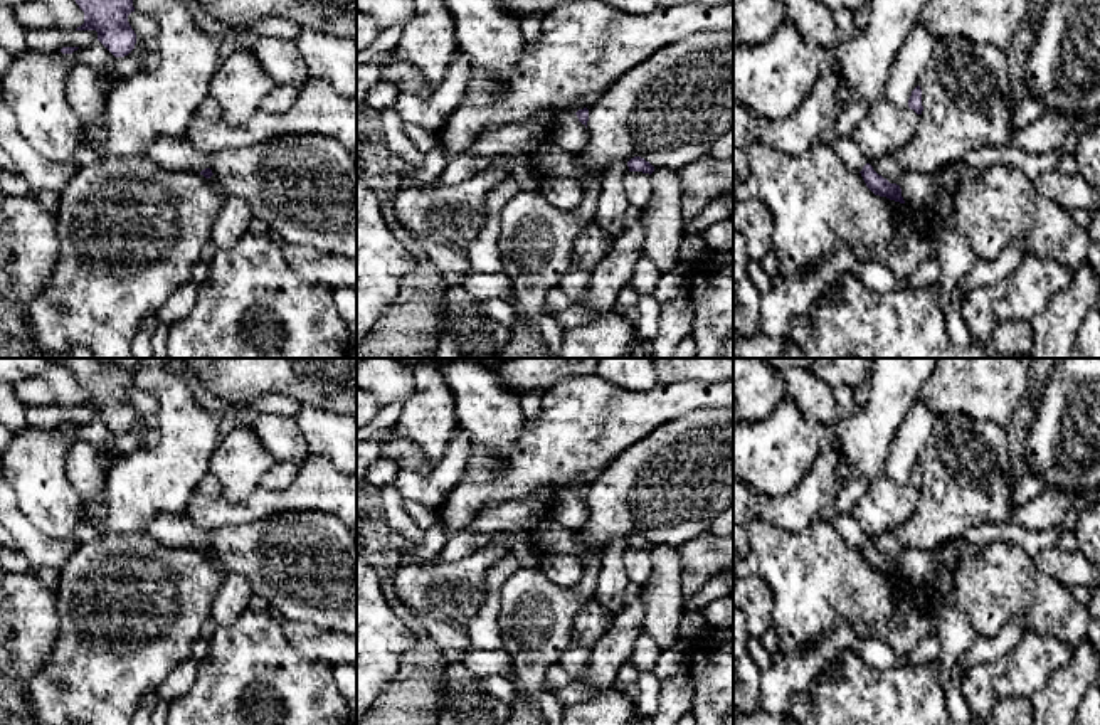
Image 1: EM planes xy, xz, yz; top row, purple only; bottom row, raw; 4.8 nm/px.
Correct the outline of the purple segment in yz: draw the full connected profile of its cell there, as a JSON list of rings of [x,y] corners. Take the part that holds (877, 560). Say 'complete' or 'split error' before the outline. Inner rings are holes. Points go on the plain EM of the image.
complete | [[[866,540],[859,550],[861,550],[866,564],[875,572],[886,574],[890,577],[905,580],[905,577],[902,574],[900,562],[890,560],[886,555],[883,555],[881,552],[878,552],[870,540]]]

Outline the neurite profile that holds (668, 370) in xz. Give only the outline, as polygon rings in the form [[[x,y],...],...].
[[[654,358],[658,384],[733,380],[733,358]]]

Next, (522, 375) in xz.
[[[508,358],[488,365],[518,397],[531,390],[548,390],[574,375],[592,375],[599,358]]]

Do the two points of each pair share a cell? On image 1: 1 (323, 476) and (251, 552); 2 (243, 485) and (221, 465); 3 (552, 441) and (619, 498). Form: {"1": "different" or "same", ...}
{"1": "different", "2": "same", "3": "different"}

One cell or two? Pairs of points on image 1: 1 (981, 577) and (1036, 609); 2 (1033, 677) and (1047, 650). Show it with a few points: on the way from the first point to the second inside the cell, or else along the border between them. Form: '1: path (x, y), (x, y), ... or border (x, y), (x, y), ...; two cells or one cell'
1: path (994, 584), (1011, 584), (1023, 596); one cell
2: path (1033, 670), (1033, 663), (1040, 656); one cell

